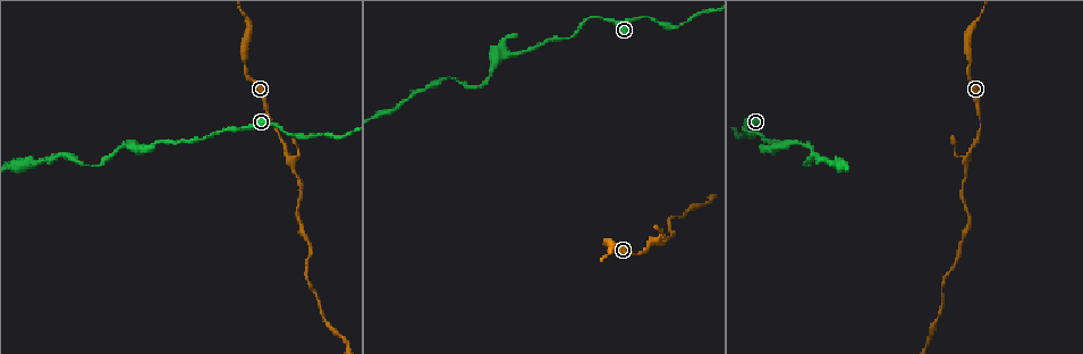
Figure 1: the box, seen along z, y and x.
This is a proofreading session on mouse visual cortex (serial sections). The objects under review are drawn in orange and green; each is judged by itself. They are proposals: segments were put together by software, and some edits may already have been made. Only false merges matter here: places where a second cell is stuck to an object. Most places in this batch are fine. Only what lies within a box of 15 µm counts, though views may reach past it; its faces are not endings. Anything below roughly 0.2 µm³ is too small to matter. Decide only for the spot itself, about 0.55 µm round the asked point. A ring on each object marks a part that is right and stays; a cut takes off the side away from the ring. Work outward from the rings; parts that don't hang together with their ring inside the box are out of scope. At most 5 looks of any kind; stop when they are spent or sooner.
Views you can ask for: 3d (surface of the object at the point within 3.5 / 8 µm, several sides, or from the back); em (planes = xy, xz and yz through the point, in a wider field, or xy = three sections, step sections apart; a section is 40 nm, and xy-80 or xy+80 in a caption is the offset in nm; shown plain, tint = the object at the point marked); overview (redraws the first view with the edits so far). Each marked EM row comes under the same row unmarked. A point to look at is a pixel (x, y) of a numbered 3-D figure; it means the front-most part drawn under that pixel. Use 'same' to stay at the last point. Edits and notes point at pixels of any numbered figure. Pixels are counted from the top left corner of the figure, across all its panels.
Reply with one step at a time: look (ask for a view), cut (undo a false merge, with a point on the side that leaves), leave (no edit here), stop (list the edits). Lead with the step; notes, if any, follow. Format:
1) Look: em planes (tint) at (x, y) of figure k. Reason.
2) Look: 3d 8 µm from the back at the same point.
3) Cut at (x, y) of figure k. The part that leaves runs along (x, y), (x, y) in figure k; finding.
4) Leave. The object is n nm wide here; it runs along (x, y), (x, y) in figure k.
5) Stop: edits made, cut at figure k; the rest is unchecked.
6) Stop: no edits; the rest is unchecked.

Look: 3d 8 µm at (138, 146) of figure 1. Abrupt turn.

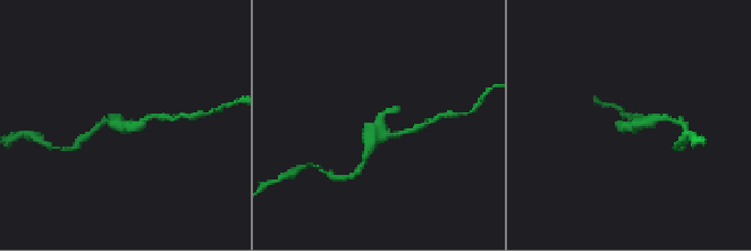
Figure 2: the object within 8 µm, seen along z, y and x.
Look: 3d 3.5 µm at (642, 125) of figure 2.

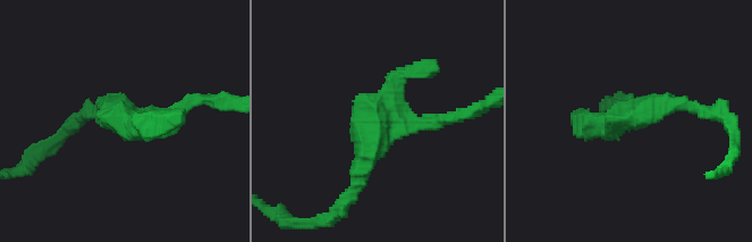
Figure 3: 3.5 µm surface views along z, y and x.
Look: em xy step 3 (tint) at (133, 121) of figure 3.

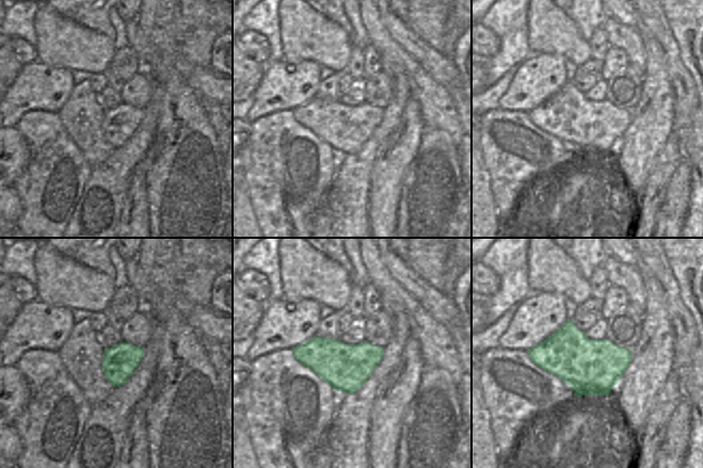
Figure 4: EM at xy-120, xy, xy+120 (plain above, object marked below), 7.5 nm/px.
Leave. It runs along (458, 115), (385, 118), (357, 178) in figure 3; continuous, no second cell.

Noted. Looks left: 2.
Look: 3d 3.5 µm at (449, 77) of figure 1. Thin neck.

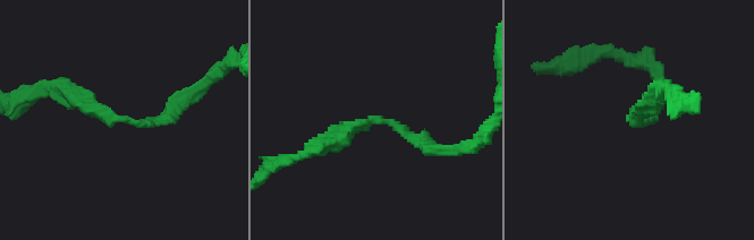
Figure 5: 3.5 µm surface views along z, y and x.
Look: em xy step 3 (tint) at (373, 118) of figure 5. The arms are 150, 250 nm wide.

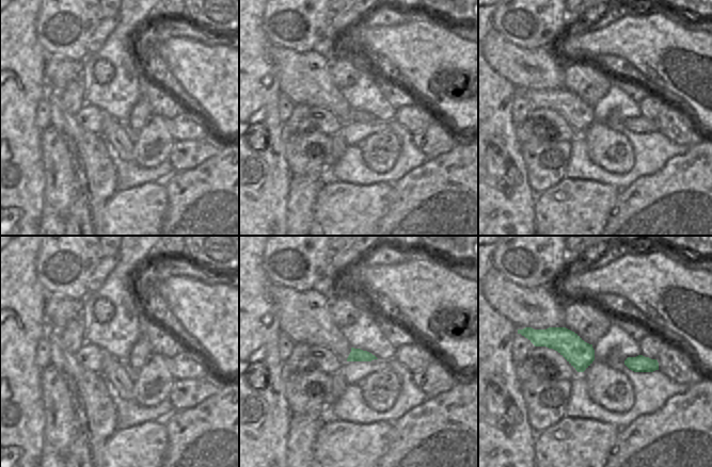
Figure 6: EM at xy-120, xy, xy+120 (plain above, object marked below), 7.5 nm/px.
Leave. All the same cell.

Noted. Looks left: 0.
Stop: no edits; the rest is unchecked.

